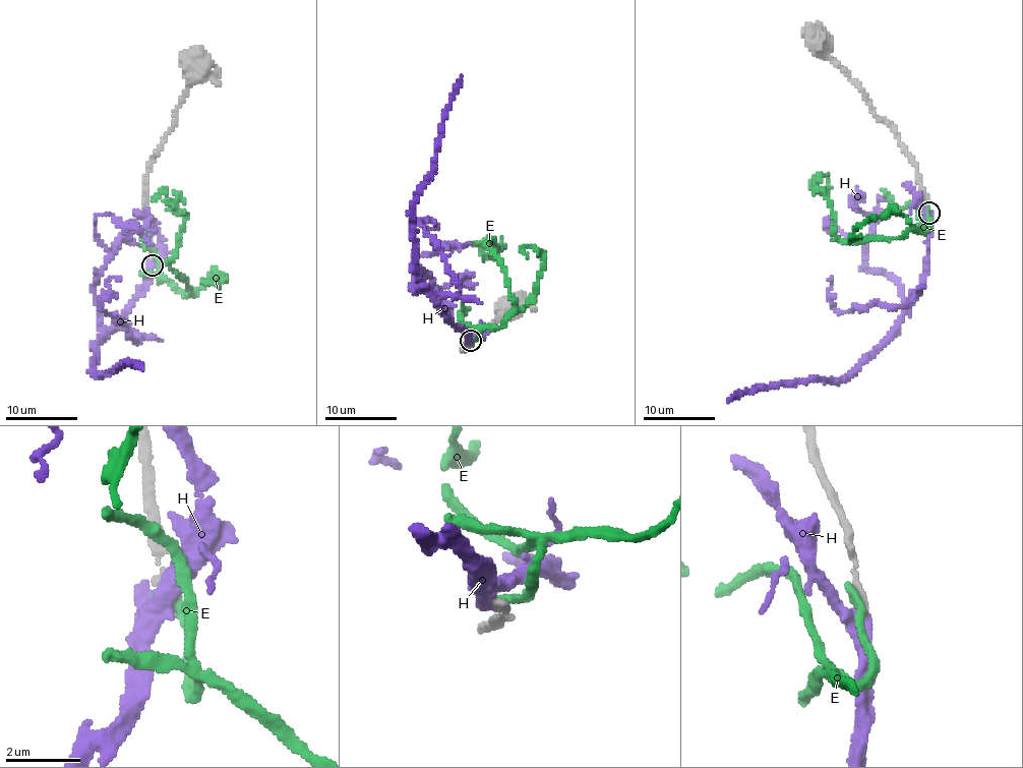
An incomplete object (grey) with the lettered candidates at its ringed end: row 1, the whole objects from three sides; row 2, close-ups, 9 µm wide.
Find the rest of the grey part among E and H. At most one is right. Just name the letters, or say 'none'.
none

